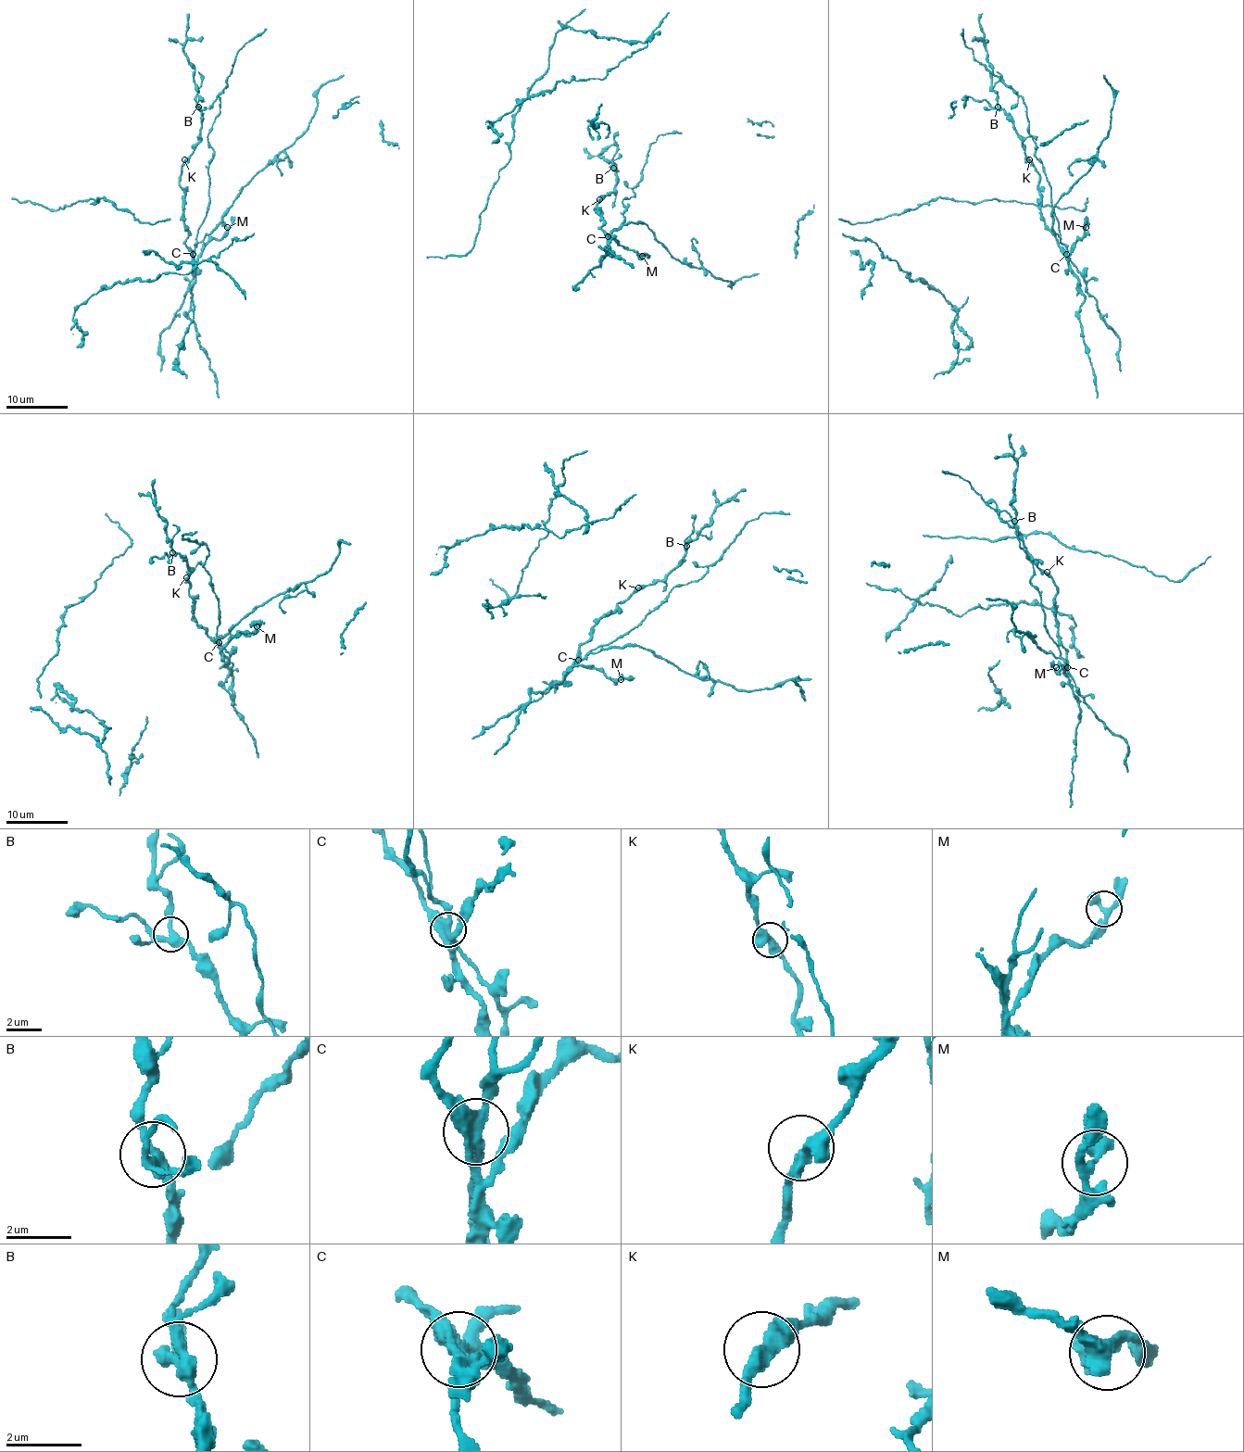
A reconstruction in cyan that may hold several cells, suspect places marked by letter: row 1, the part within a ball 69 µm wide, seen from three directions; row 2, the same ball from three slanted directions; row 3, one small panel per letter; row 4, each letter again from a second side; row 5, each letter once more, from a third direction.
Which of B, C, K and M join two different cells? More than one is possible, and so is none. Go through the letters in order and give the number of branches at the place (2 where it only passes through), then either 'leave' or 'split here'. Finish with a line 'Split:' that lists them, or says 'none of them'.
B: branches 3; leave
C: branches 3; split here
K: branches 2; leave
M: branches 2; leave
Split: C

